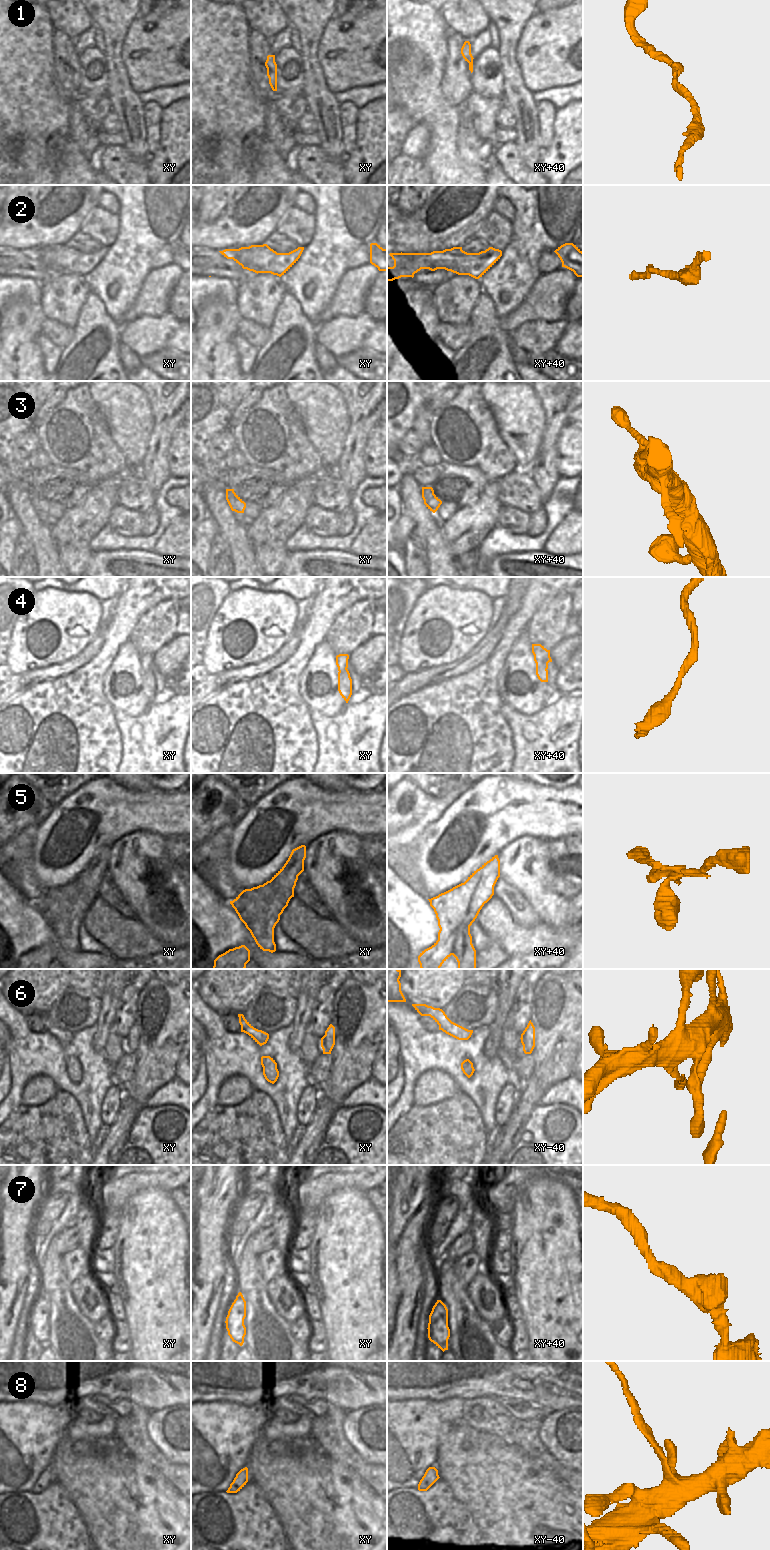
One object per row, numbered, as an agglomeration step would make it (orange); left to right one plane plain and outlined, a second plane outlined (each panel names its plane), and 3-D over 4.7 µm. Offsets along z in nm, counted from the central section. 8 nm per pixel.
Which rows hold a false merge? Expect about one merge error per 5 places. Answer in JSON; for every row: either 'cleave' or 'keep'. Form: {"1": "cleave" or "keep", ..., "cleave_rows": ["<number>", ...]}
{"1": "keep", "2": "keep", "3": "keep", "4": "keep", "5": "cleave", "6": "keep", "7": "keep", "8": "cleave", "cleave_rows": ["5", "8"]}

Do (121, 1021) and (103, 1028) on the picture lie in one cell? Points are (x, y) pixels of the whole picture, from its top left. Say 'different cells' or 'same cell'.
different cells

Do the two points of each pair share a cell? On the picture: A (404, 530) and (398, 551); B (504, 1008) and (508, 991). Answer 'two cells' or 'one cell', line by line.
A: one cell
B: one cell

